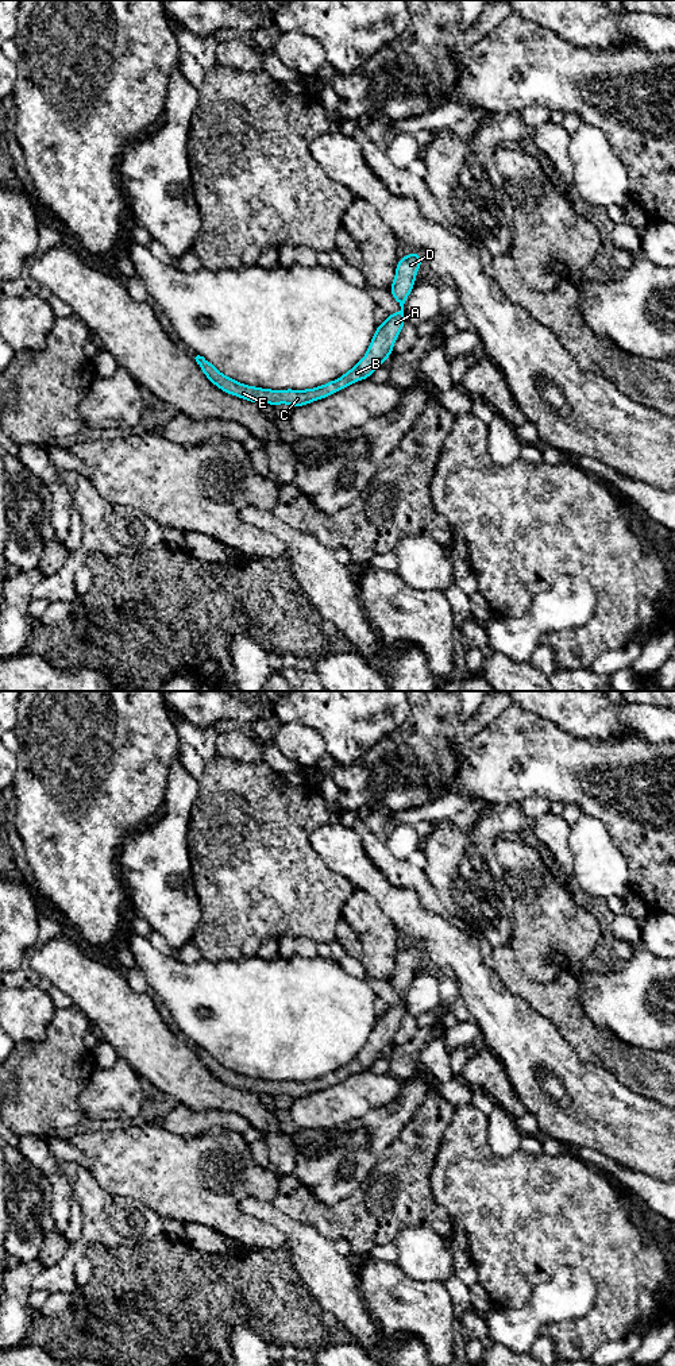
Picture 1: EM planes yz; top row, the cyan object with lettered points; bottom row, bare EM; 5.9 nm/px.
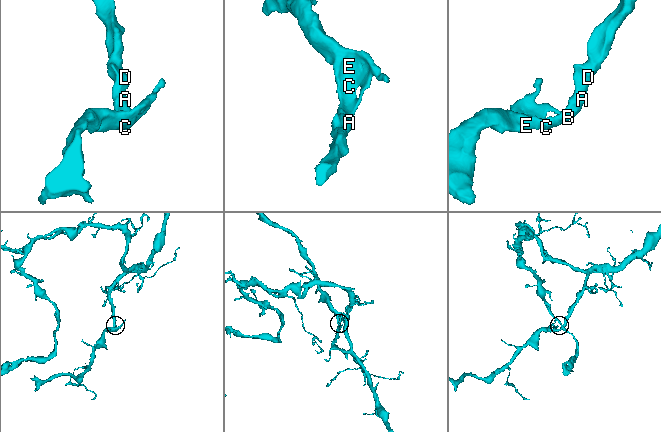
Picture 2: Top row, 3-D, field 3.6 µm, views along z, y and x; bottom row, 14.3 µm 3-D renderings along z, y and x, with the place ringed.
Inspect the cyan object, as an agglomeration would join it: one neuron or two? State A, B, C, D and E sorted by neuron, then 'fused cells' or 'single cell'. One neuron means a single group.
A B C D E | single cell

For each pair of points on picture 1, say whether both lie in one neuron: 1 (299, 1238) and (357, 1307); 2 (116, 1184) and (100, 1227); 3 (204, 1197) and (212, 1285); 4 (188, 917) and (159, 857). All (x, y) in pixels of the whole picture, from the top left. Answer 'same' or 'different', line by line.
1: same
2: different
3: different
4: same

